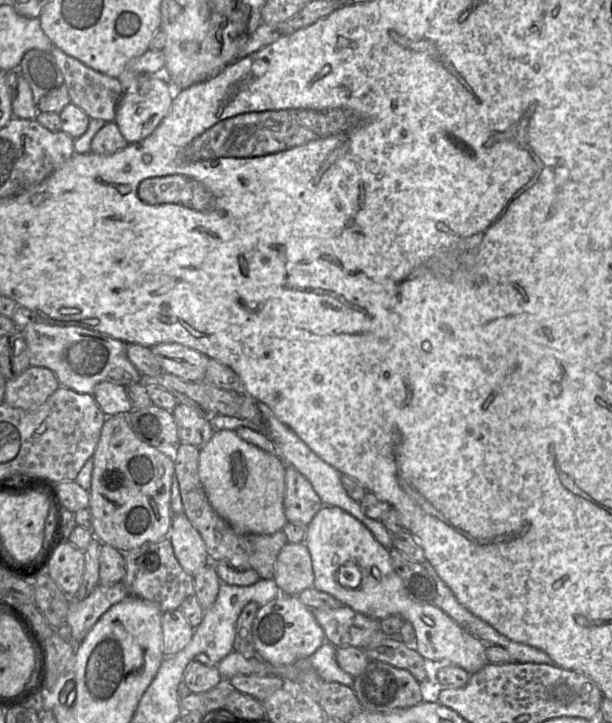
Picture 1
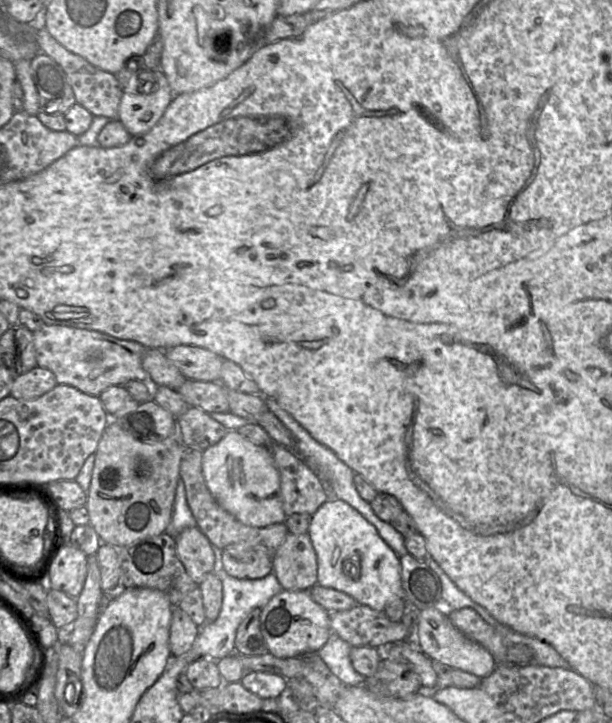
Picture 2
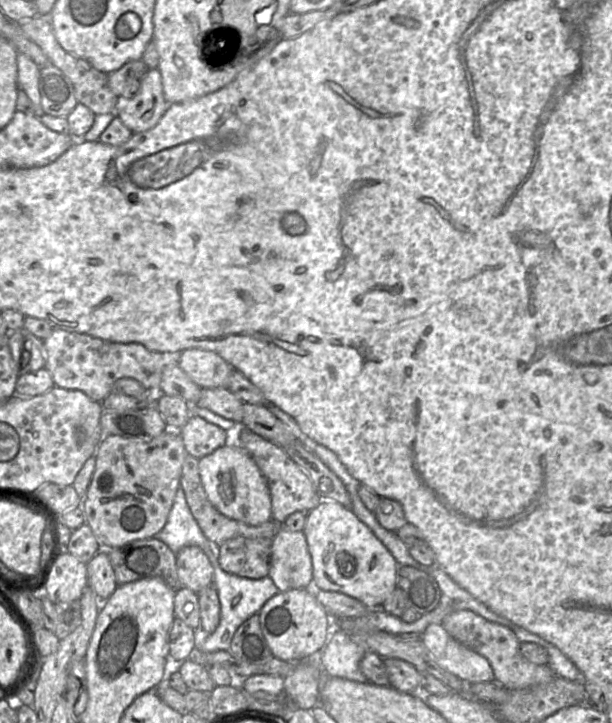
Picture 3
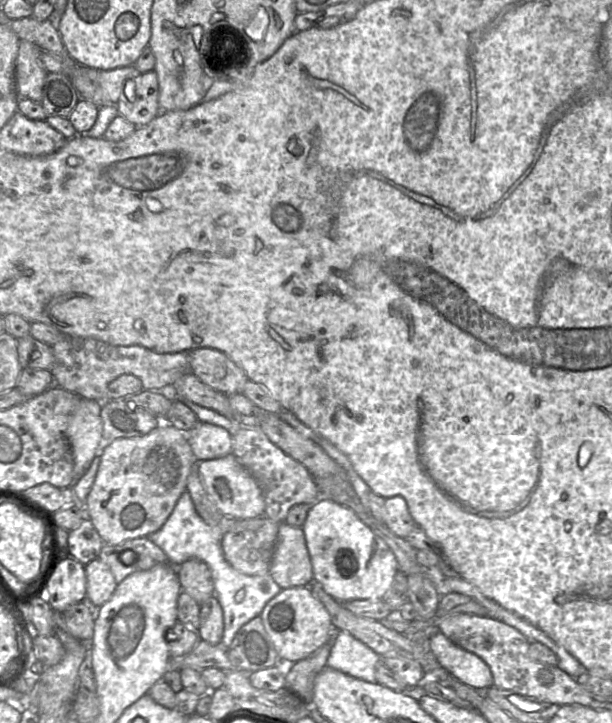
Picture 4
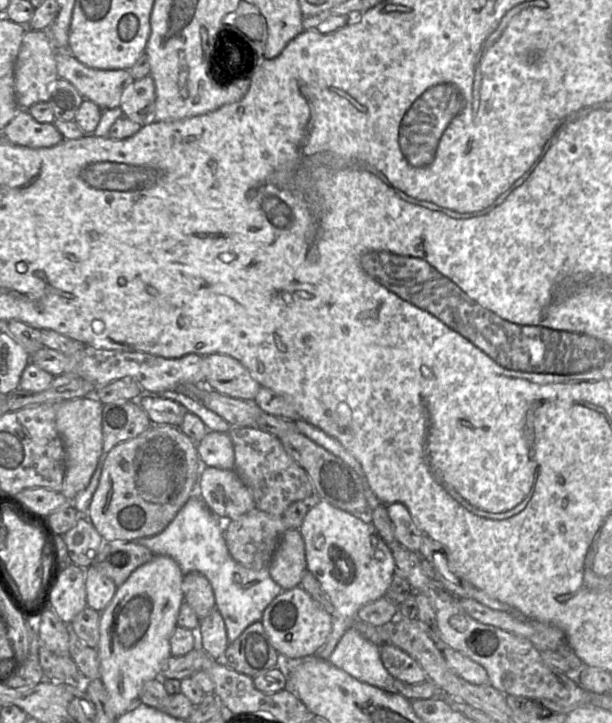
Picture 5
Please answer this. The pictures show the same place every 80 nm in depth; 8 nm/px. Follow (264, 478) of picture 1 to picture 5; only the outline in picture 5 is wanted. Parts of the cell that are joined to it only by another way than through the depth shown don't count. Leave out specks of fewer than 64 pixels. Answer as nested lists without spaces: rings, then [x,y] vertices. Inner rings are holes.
[[[202,466],[197,495],[222,521],[233,520],[256,508],[251,492],[234,469]]]

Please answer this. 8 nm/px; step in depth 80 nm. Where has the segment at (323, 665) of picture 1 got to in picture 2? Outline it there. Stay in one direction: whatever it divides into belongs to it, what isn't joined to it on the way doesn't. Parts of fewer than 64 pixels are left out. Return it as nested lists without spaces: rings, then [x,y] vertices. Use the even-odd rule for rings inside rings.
[[[332,632],[327,643],[317,653],[329,670],[346,686],[363,685],[365,677],[354,669],[350,659],[351,649],[348,642]]]

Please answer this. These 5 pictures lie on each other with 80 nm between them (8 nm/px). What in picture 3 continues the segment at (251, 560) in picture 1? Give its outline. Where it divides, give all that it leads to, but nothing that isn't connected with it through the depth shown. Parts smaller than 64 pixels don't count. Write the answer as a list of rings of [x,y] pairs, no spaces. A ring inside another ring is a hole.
[[[190,454],[185,456],[180,476],[180,487],[184,490],[186,502],[204,536],[217,545],[238,536],[273,539],[278,532],[280,525],[284,526],[284,524],[278,524],[273,520],[270,520],[260,525],[248,525],[244,522],[226,517],[211,504],[201,482],[198,463],[199,459],[196,457],[193,457]]]

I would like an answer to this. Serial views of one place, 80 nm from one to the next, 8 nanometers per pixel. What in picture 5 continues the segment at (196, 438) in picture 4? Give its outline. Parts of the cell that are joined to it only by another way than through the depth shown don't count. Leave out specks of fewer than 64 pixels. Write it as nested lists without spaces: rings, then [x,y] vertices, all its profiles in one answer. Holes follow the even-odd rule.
[[[209,430],[196,444],[202,466],[234,469],[234,447],[228,433]]]

